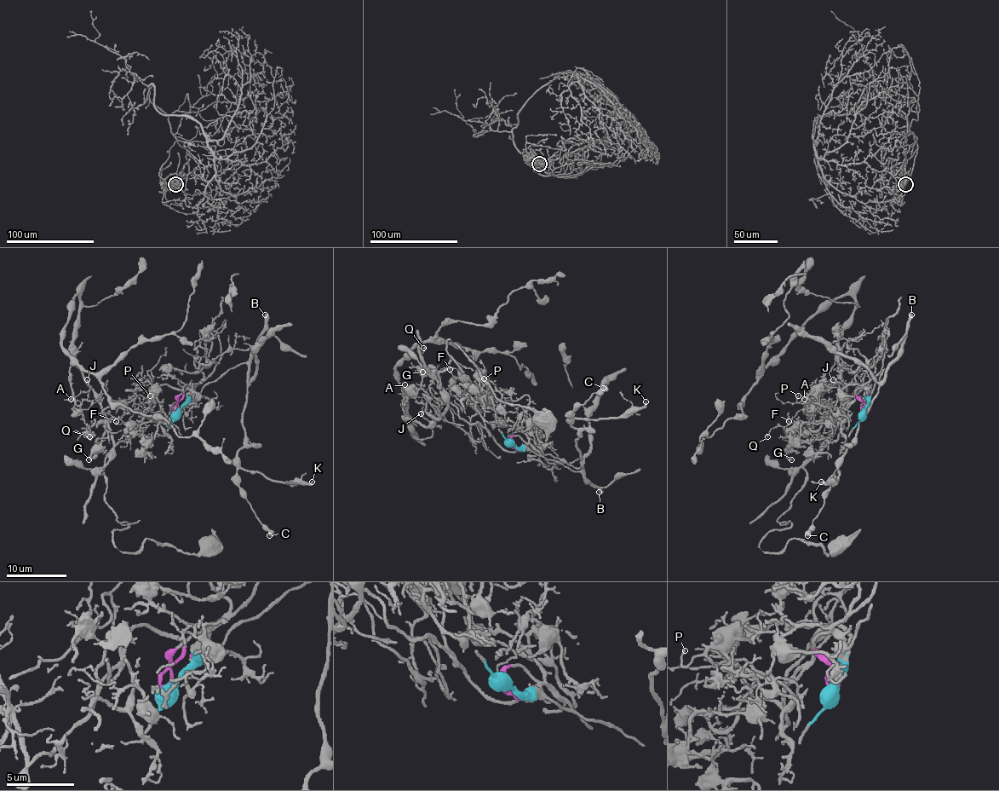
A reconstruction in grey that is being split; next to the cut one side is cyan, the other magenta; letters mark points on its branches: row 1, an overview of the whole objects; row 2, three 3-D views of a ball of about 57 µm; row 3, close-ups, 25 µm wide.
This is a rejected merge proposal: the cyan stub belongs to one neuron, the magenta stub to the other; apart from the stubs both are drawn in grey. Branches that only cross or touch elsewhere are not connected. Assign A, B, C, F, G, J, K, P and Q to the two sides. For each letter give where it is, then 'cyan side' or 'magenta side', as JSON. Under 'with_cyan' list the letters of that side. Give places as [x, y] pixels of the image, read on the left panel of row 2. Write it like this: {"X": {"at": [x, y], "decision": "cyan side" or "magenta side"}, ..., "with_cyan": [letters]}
{"A": {"at": [71, 399], "decision": "magenta side"}, "B": {"at": [265, 314], "decision": "cyan side"}, "C": {"at": [269, 535], "decision": "cyan side"}, "F": {"at": [116, 421], "decision": "magenta side"}, "G": {"at": [88, 459], "decision": "magenta side"}, "J": {"at": [87, 379], "decision": "magenta side"}, "K": {"at": [312, 482], "decision": "cyan side"}, "P": {"at": [150, 395], "decision": "magenta side"}, "Q": {"at": [89, 436], "decision": "magenta side"}, "with_cyan": ["B", "C", "K"]}

